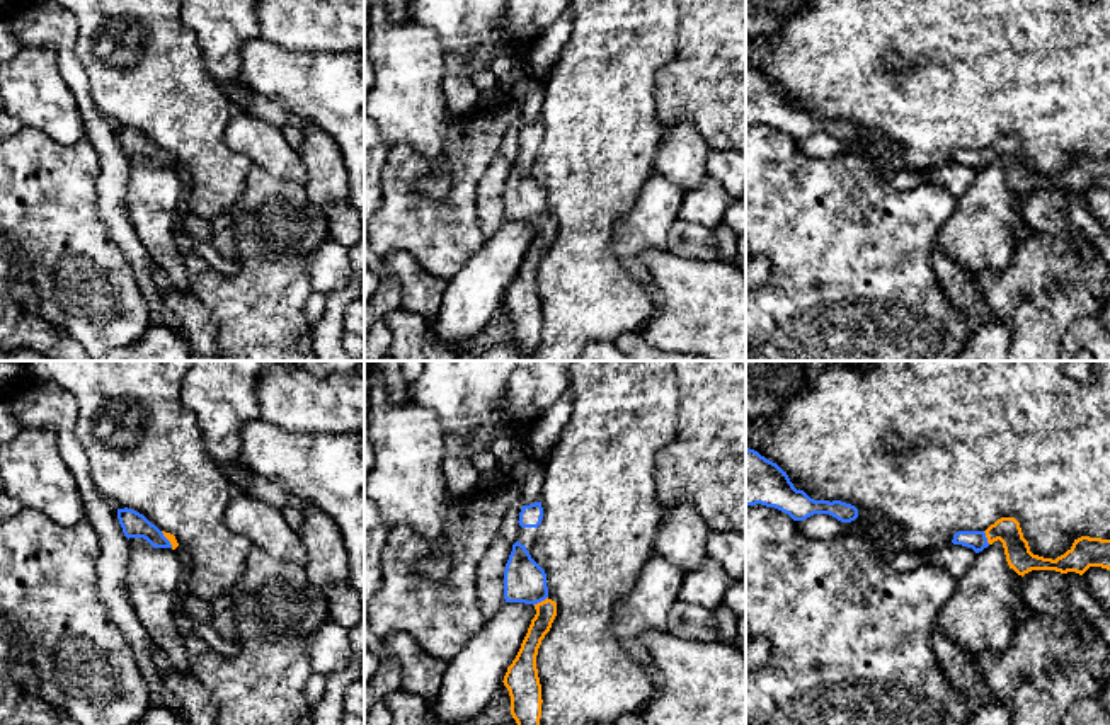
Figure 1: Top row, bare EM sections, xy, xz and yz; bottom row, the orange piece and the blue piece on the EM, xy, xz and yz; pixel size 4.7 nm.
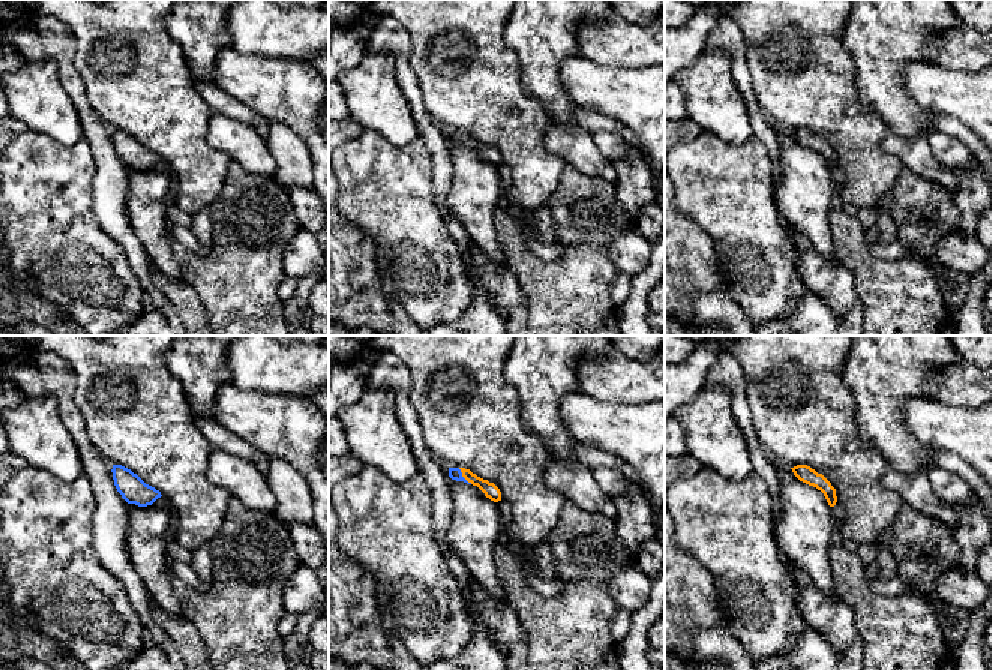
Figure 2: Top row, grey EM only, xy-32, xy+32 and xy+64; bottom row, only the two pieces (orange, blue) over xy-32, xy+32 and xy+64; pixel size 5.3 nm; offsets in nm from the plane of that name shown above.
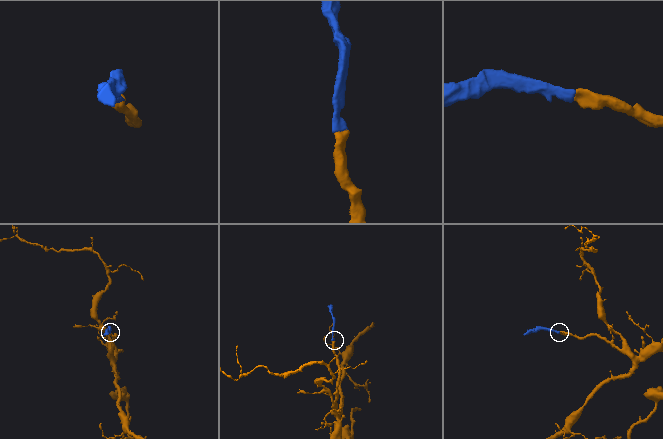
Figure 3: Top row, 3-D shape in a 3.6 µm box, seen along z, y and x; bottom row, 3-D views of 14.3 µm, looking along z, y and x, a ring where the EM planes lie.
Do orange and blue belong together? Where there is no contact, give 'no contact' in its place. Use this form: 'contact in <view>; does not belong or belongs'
contact in xz; belongs

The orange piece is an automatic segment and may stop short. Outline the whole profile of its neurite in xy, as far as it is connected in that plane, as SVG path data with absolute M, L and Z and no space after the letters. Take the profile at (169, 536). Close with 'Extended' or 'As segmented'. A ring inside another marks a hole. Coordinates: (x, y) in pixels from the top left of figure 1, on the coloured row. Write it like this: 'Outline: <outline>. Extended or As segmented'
Outline: M117 509L117 519L123 528L124 536L129 538L143 538L153 548L172 548L179 546L174 534L160 531L155 524L152 524L143 514L133 509Z. Extended

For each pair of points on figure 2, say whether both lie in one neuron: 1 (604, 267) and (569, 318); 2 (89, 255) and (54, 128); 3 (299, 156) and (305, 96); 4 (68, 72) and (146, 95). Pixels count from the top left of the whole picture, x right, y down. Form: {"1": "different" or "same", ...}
{"1": "same", "2": "different", "3": "different", "4": "different"}

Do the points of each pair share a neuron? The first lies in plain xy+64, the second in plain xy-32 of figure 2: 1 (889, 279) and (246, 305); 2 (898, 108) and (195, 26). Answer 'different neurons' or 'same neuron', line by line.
1: same neuron
2: same neuron

